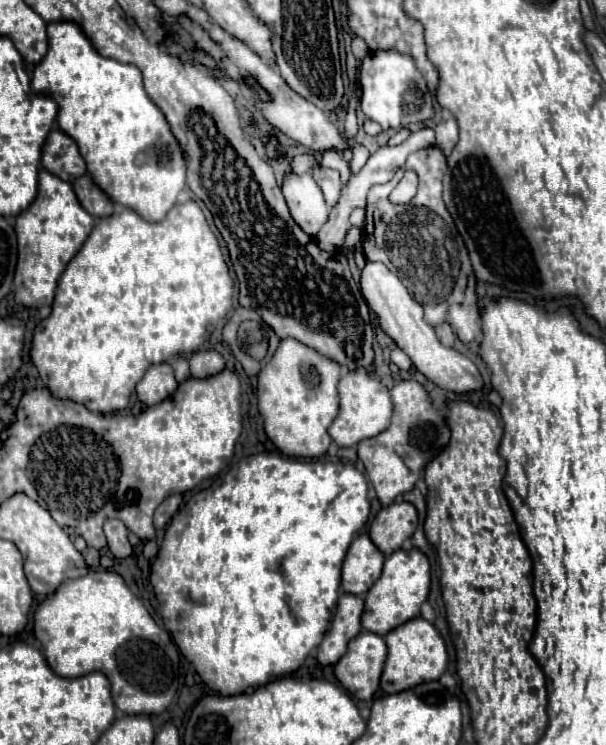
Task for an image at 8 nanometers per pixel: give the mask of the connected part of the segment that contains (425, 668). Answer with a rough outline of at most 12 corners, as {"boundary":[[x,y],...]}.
{"boundary":[[412,618],[386,636],[380,686],[396,694],[438,680],[448,654],[436,628]]}

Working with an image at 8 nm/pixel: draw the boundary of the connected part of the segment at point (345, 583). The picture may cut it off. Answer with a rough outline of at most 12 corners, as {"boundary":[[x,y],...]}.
{"boundary":[[368,534],[344,558],[342,590],[362,596],[378,580],[384,554]]}

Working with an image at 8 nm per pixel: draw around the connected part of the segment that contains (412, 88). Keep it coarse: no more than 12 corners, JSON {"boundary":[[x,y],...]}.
{"boundary":[[412,54],[362,58],[360,104],[384,130],[434,118]]}

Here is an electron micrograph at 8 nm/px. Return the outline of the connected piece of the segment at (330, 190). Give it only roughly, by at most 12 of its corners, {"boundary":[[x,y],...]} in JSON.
{"boundary":[[314,168],[326,204],[334,206],[342,190],[340,172]]}

